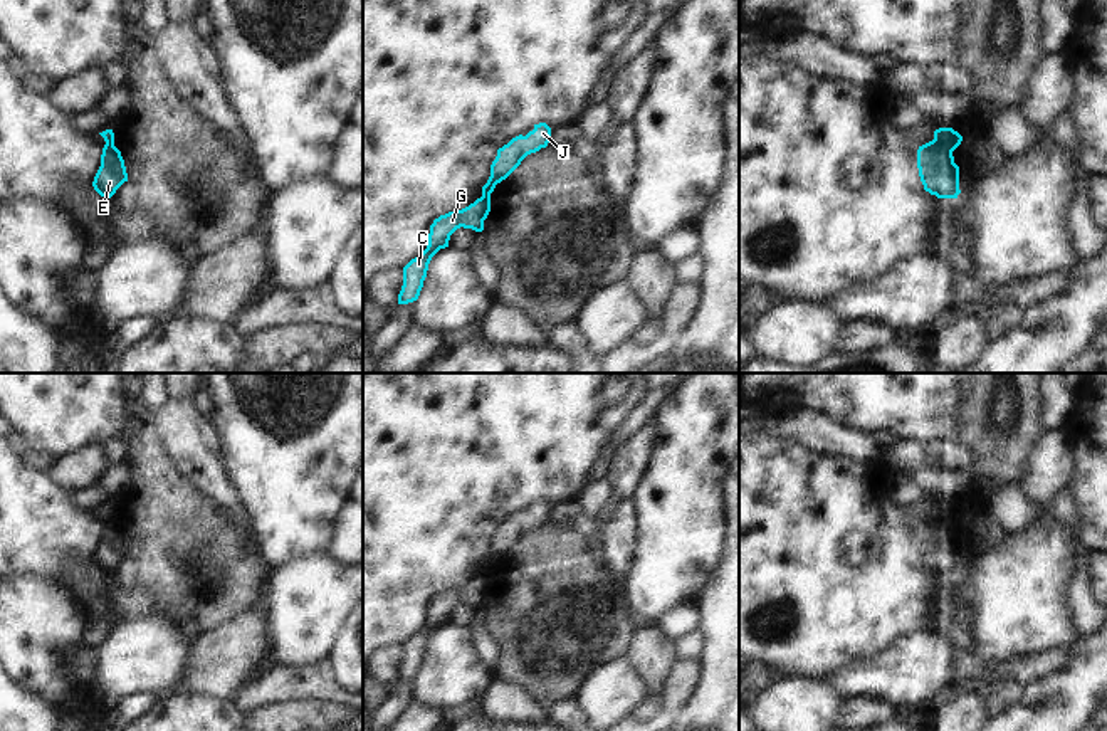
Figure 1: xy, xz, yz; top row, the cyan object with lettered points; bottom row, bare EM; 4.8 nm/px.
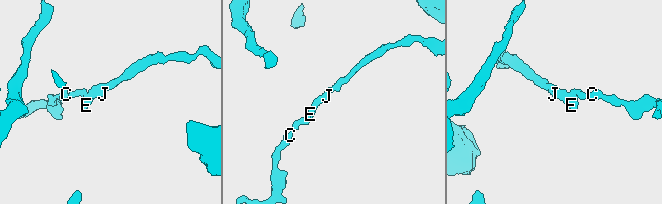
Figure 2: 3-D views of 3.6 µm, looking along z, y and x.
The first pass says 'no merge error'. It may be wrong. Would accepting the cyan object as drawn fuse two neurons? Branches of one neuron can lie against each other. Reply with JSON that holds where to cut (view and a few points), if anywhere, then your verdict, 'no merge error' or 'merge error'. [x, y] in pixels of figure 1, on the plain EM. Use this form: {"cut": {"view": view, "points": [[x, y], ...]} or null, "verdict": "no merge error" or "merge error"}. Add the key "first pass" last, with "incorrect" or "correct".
{"cut": {"view": "yz", "points": [[933, 516], [953, 526]]}, "verdict": "merge error", "first pass": "incorrect"}

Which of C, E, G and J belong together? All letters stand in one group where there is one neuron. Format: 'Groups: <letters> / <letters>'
Groups: C G / E J

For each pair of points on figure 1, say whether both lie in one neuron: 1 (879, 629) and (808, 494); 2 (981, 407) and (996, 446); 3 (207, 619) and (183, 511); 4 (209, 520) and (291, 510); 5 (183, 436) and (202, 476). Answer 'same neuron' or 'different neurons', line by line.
1: same neuron
2: same neuron
3: same neuron
4: different neurons
5: same neuron

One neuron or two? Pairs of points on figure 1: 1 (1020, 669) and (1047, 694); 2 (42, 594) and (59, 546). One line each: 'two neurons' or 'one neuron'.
1: two neurons
2: two neurons

